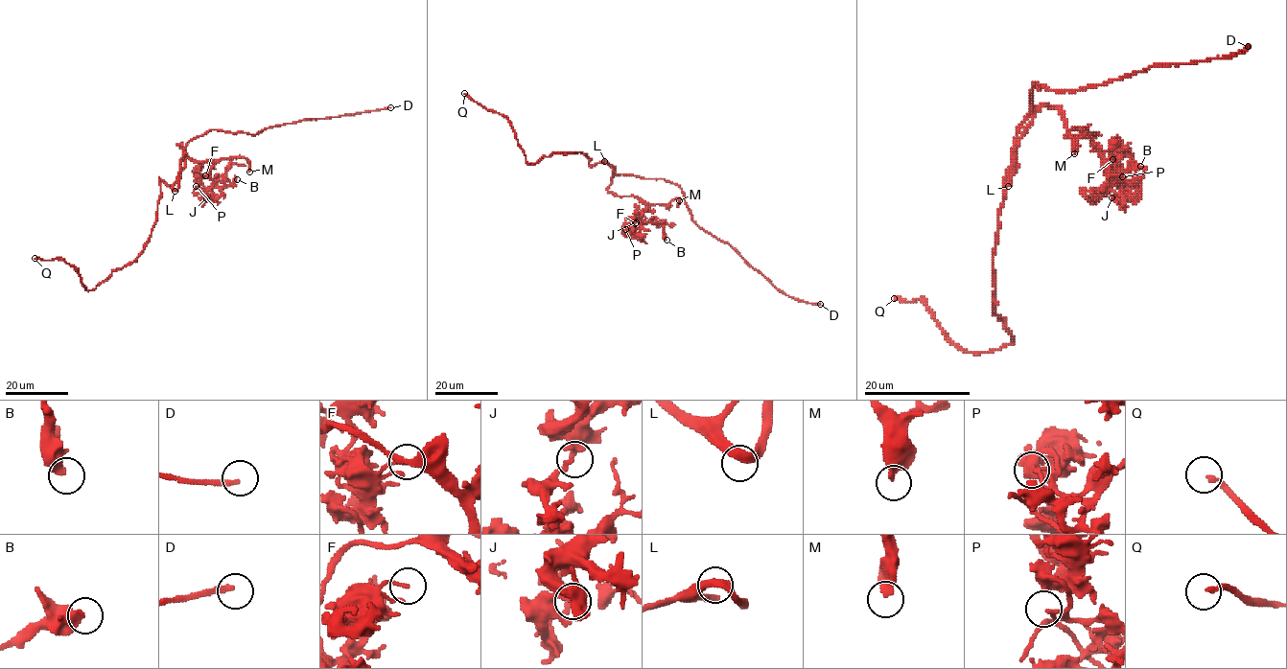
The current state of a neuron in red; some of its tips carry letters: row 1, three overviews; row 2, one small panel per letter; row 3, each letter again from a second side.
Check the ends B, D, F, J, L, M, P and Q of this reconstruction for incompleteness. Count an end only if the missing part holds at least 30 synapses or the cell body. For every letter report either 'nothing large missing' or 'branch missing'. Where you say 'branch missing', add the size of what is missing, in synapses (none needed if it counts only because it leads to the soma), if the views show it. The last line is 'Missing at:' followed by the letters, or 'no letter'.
B: nothing large missing
D: branch missing; 250 synapses
F: nothing large missing
J: nothing large missing
L: nothing large missing
M: nothing large missing
P: nothing large missing
Q: nothing large missing
Missing at: D

